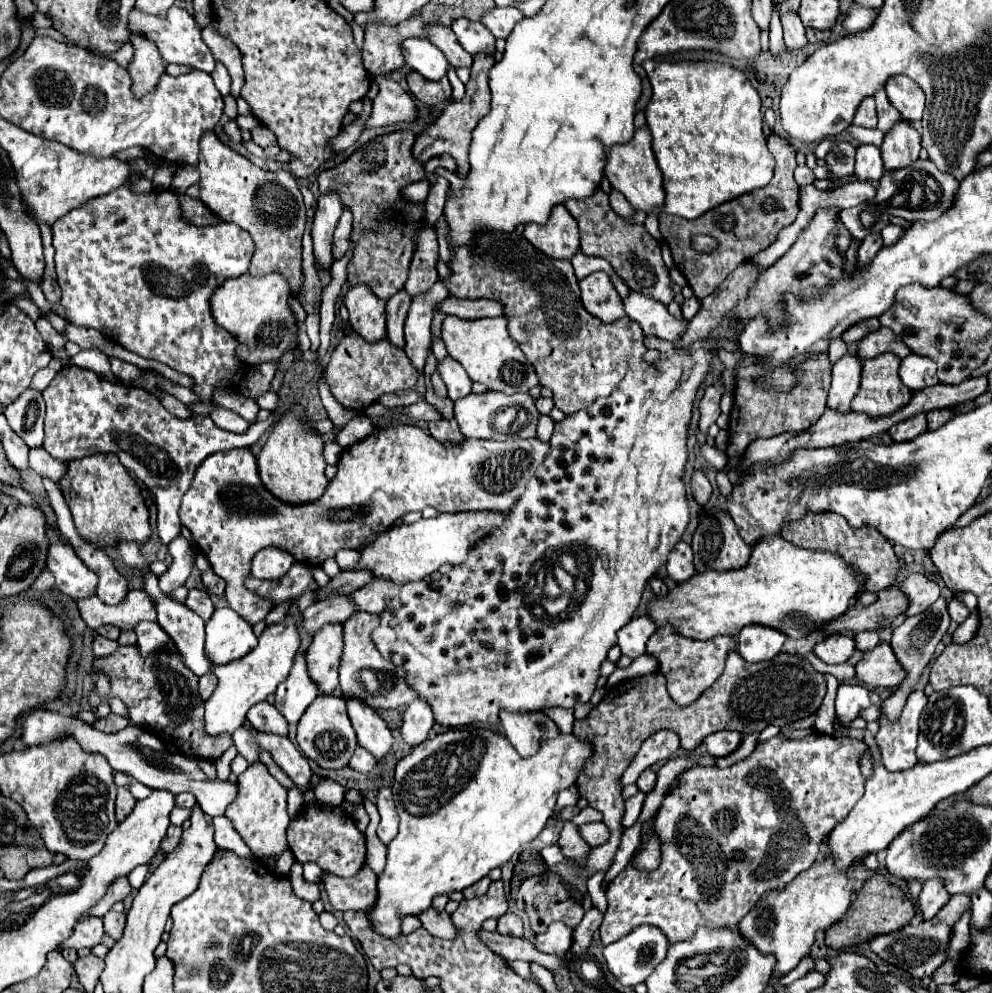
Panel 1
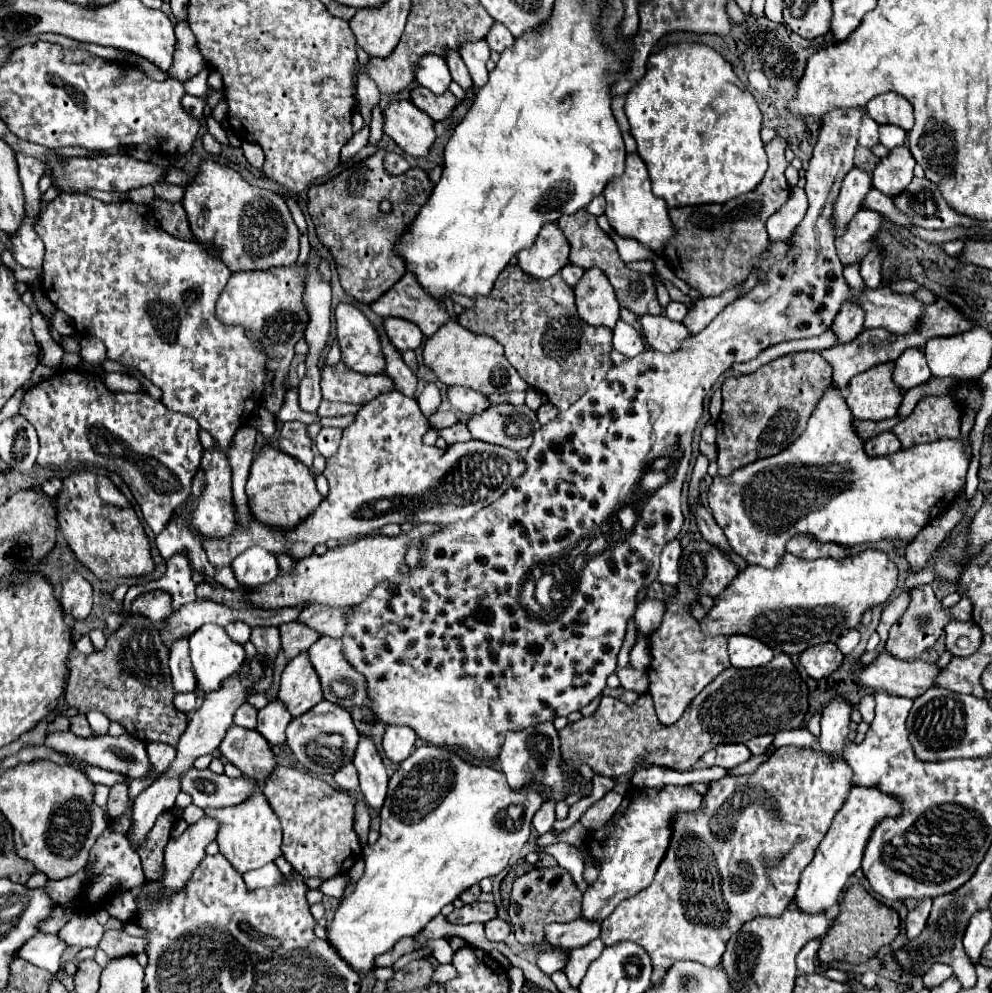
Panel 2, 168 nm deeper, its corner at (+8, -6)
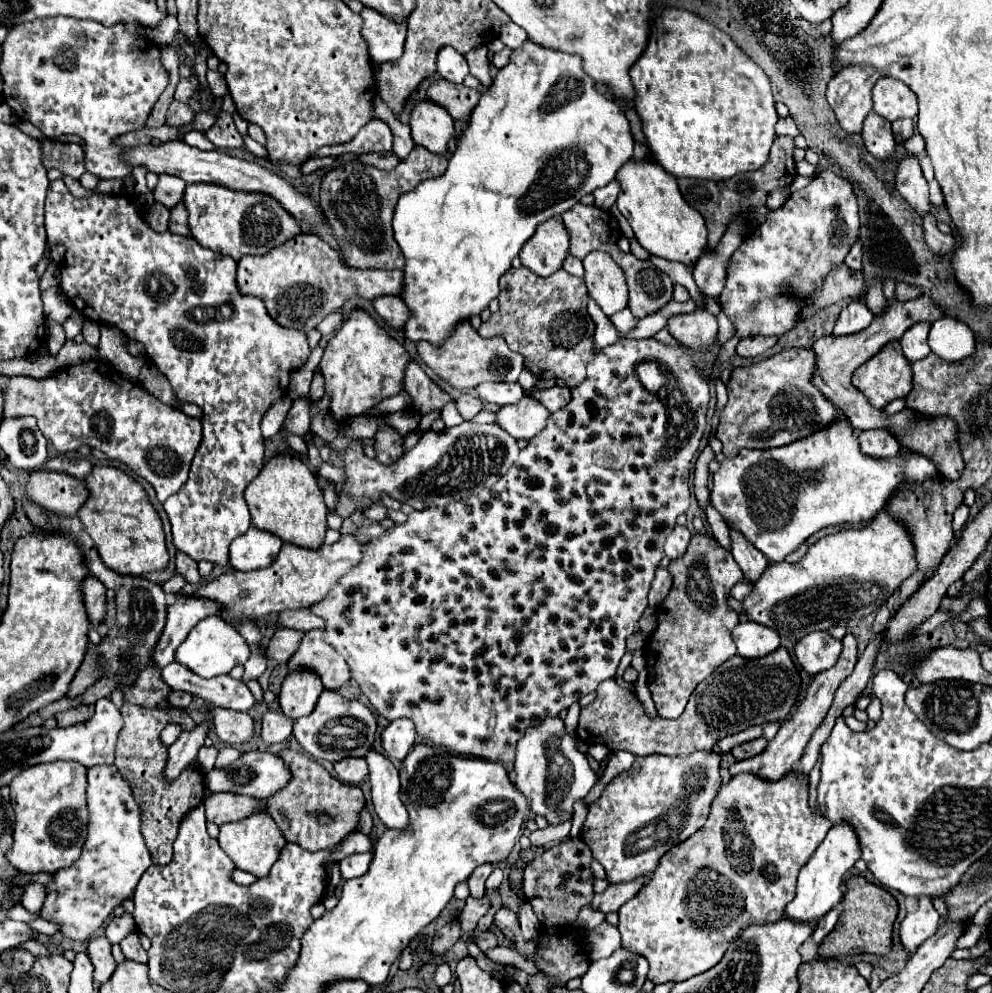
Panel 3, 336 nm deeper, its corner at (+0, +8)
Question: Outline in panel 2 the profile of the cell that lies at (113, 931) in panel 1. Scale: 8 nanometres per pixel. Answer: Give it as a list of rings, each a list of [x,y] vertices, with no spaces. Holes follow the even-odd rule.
[[[107,930],[99,942],[99,948],[109,958],[121,958],[127,954],[139,954],[145,950],[147,942],[144,938],[129,936],[123,930]]]

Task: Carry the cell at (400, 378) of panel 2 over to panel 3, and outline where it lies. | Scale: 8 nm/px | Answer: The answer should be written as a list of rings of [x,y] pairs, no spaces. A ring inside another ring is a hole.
[[[411,360],[405,370],[405,392],[411,396],[413,404],[417,406],[419,412],[427,414],[431,410],[441,410],[451,396],[443,392],[423,370],[421,366]]]

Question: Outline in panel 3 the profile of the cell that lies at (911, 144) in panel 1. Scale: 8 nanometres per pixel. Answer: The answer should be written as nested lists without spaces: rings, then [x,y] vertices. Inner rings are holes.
[[[907,154],[899,160],[895,186],[897,192],[919,212],[919,216],[923,216],[923,212],[929,212],[931,204],[927,200],[927,180],[923,178],[919,158],[915,154]]]

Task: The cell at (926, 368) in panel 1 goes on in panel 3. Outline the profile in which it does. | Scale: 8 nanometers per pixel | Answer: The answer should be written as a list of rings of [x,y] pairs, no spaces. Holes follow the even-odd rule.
[[[927,322],[923,324],[915,324],[913,328],[909,328],[903,338],[899,340],[901,342],[901,348],[903,348],[903,354],[905,358],[913,364],[917,360],[923,360],[925,356],[931,354],[931,348],[927,344],[927,334],[929,334],[929,326]]]

